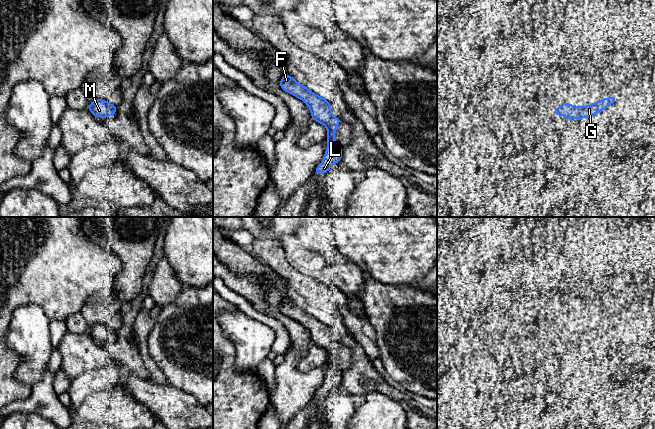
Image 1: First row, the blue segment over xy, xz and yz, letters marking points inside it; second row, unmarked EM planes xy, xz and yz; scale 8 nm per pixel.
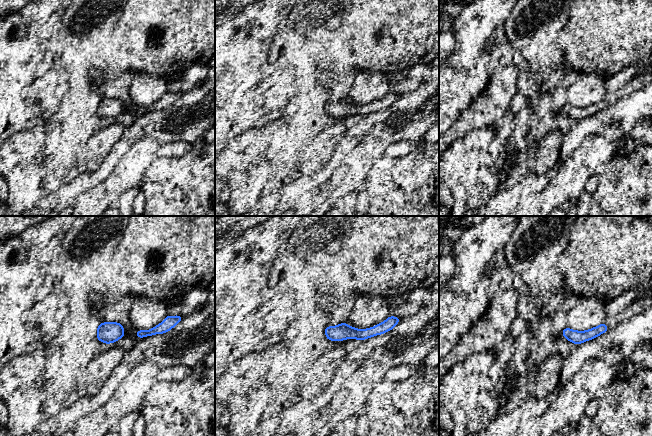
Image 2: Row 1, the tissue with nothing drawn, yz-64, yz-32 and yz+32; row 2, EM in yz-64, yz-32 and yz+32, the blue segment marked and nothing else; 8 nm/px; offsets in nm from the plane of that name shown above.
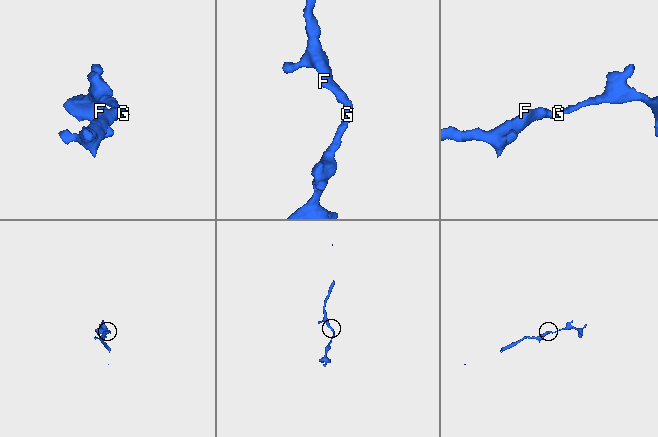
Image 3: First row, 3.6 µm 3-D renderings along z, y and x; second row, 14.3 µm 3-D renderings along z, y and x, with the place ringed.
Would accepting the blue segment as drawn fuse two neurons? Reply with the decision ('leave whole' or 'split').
leave whole

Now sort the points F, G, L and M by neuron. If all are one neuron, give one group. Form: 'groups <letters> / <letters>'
groups F G L M

